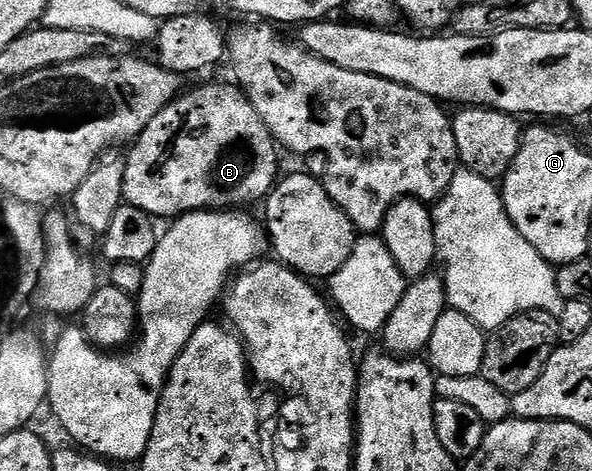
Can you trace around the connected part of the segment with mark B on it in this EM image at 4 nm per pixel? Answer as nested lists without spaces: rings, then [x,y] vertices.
[[[232,83],[181,92],[150,119],[129,149],[132,150],[126,153],[124,162],[124,201],[146,211],[153,219],[175,219],[199,209],[248,207],[251,201],[263,202],[278,180],[277,143],[266,123],[262,123],[262,115],[254,111],[250,99]]]

